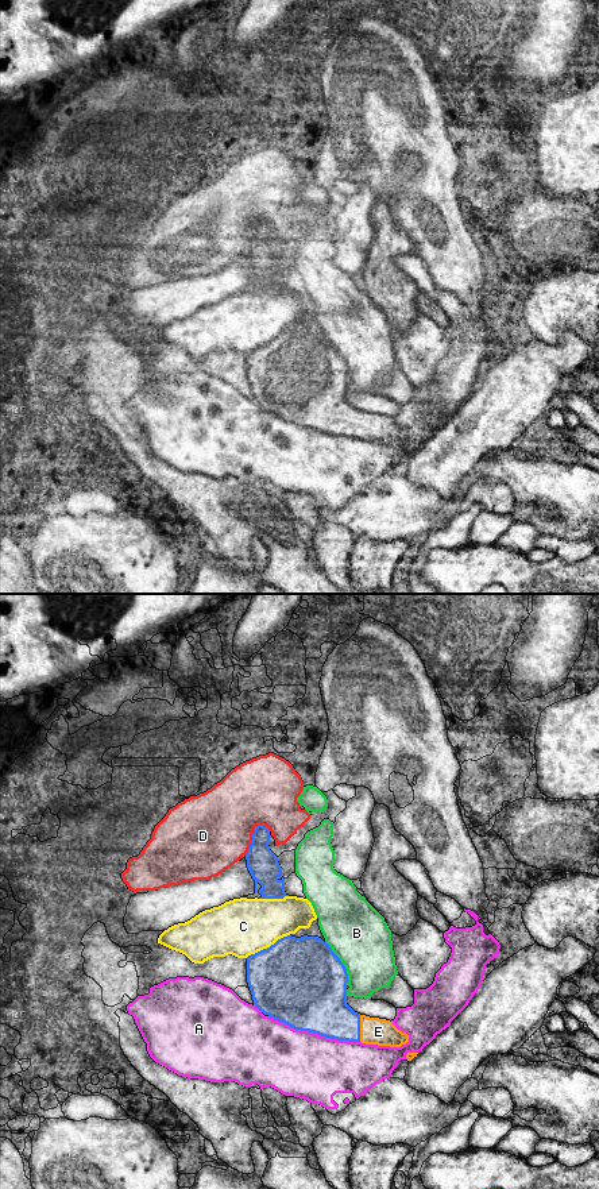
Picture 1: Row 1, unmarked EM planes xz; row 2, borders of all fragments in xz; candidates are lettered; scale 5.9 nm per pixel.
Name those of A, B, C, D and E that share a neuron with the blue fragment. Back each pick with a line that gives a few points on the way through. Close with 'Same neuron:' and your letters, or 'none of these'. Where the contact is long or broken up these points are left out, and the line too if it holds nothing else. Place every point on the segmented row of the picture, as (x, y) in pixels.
E: across xz (323, 1008), (332, 1018), (359, 1029), (378, 1031)
Same neuron: E

